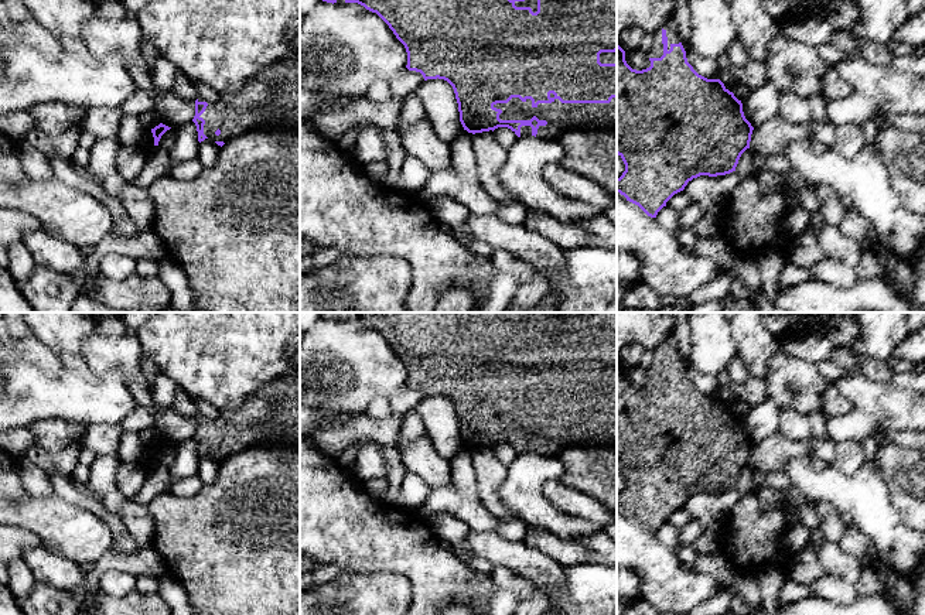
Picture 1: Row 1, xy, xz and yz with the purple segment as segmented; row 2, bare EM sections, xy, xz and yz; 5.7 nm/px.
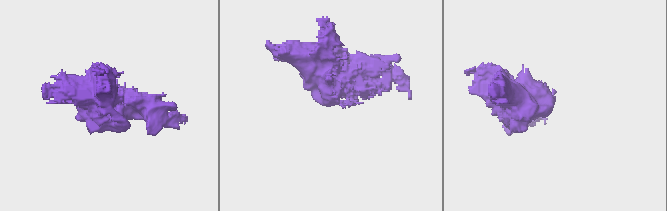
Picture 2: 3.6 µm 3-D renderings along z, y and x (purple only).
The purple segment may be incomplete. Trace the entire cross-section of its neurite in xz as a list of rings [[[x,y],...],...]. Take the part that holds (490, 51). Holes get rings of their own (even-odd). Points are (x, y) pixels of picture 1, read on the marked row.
[[[345,0],[376,13],[405,45],[409,71],[447,81],[468,133],[498,127],[556,141],[567,130],[617,130],[617,0]]]

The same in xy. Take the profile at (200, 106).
[[[300,54],[291,59],[273,62],[259,71],[245,86],[233,93],[221,93],[215,102],[195,100],[198,141],[211,139],[218,146],[250,130],[300,130]]]

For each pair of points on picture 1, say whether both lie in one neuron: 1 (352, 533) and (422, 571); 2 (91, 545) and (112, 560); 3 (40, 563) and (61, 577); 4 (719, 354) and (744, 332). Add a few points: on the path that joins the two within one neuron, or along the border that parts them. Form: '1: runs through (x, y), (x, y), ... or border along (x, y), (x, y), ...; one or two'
1: runs through (369, 536), (389, 539), (405, 554); one
2: border along (112, 547), (89, 567); two
3: runs through (45, 566), (55, 571); one
4: border along (730, 327), (734, 335), (736, 355); two

